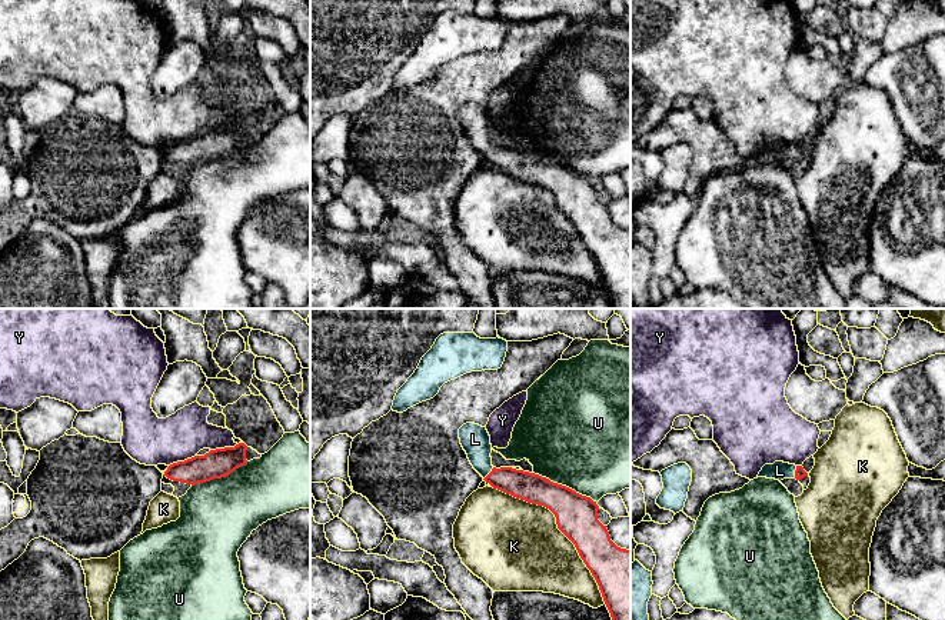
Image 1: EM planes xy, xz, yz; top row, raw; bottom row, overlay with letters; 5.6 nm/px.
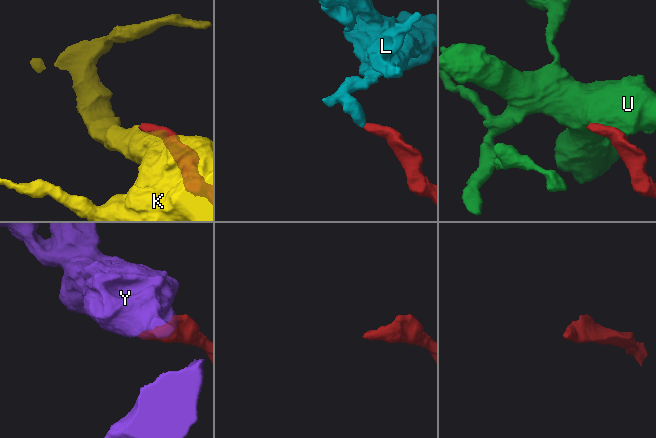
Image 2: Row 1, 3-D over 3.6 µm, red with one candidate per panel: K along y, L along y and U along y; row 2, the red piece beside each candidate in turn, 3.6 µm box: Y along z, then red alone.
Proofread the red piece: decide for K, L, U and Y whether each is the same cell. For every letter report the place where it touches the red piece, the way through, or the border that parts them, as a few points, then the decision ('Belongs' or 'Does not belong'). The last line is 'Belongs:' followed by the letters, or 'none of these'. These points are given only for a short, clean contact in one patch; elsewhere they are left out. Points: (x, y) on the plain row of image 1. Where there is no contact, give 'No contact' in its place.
K: Touches red at xz (558, 207). Does not belong
L: Touches red at yz (795, 152). Path across: yz (799, 153), (795, 152), (779, 150). Belongs
U: Touches red at xz (565, 166). Does not belong
Y: Touches red at xy (182, 142). Boundary: xy (196, 134), (173, 142), (169, 146). Does not belong
Belongs: L

